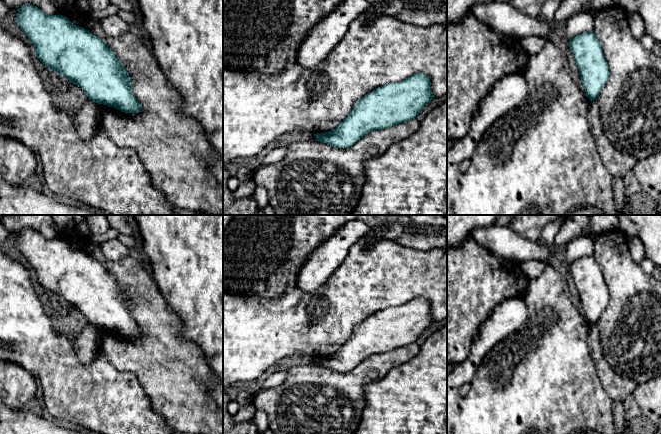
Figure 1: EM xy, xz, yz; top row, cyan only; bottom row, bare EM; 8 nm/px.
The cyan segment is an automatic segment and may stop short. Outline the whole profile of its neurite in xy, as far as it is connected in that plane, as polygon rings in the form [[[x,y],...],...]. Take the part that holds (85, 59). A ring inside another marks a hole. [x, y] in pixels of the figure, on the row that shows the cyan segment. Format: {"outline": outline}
{"outline": [[[30,4],[21,6],[17,11],[16,23],[34,45],[34,55],[49,67],[49,71],[67,77],[70,83],[81,87],[89,100],[97,104],[114,107],[125,113],[142,110],[142,104],[132,91],[130,75],[125,66],[99,36],[74,25],[63,15],[46,15]]]}

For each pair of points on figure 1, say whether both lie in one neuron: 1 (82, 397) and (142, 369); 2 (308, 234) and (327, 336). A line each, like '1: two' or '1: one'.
1: two
2: two

